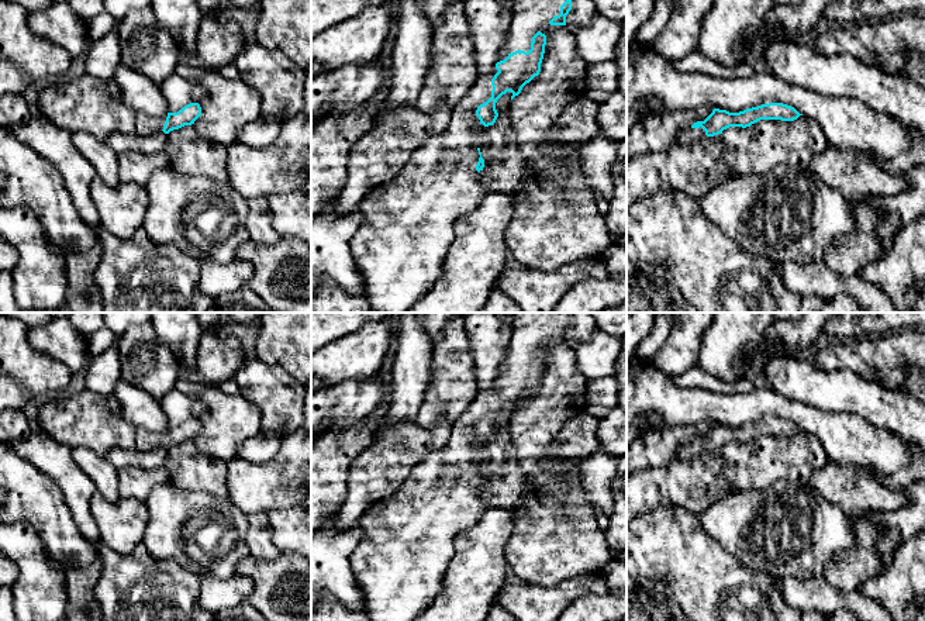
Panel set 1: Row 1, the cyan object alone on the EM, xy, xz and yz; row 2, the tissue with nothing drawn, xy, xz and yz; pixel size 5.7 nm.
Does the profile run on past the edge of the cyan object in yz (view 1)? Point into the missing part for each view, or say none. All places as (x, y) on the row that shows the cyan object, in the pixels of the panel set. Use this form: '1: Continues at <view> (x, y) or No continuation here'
1: Continues at yz (689, 135)

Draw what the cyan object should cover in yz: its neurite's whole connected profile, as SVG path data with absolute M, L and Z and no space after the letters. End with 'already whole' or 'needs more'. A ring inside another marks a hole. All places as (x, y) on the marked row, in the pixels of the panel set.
M783 103L762 104L739 113L714 108L704 121L697 121L690 128L683 130L677 135L676 142L691 144L703 141L704 138L721 142L722 131L729 127L746 128L760 120L794 121L800 115L803 114L800 114L794 107Z | needs more

